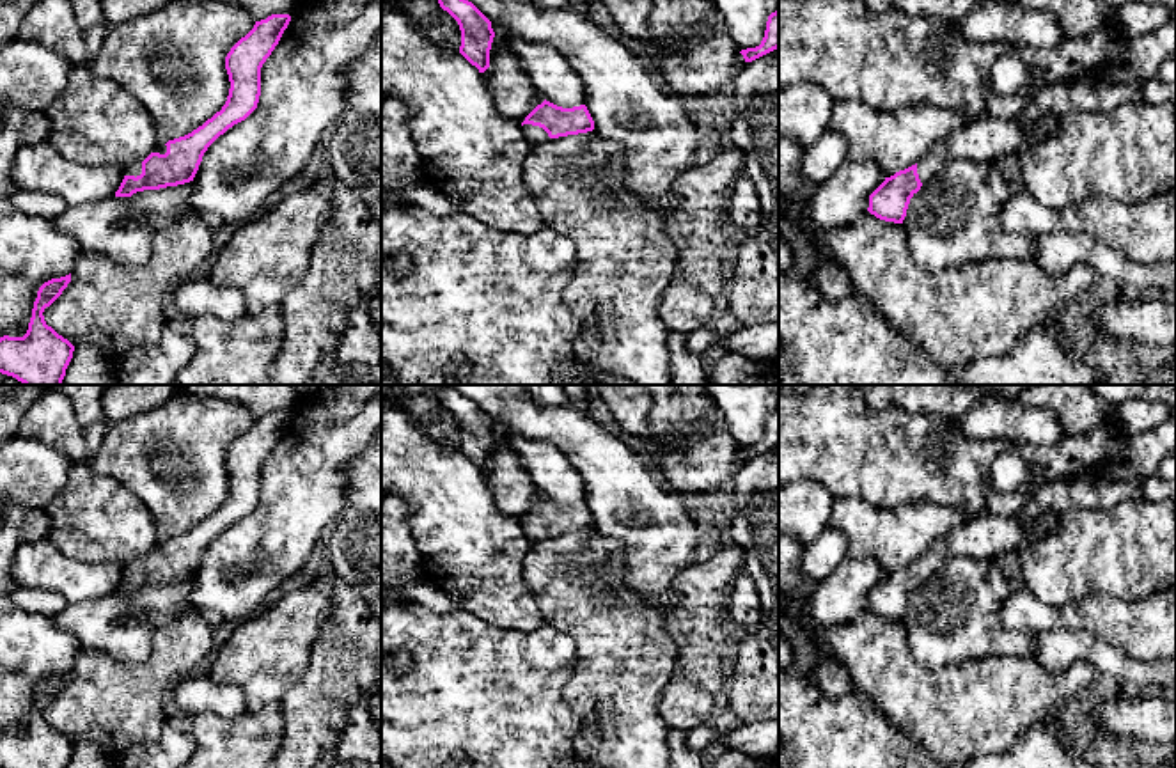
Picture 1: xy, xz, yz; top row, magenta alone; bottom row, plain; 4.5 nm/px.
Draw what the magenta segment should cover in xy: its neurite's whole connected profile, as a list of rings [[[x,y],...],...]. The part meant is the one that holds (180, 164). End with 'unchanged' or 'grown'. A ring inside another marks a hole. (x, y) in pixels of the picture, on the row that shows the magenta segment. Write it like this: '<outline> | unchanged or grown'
[[[271,14],[255,21],[254,28],[225,57],[231,89],[222,110],[192,133],[169,140],[165,154],[151,153],[144,161],[129,163],[115,197],[131,197],[137,192],[193,181],[208,147],[257,108],[261,67],[278,44],[289,21],[289,14]]] | grown

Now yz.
[[[984,117],[938,140],[912,167],[896,172],[869,195],[867,211],[880,220],[903,223],[910,199],[951,160],[990,163],[1004,154],[1020,154],[1027,147],[1016,117]]] | grown

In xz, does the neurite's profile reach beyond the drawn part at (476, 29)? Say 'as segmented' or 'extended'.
as segmented

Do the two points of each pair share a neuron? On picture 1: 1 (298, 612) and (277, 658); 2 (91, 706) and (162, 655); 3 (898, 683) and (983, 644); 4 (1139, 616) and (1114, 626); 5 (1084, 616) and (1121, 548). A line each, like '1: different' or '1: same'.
1: same
2: same
3: different
4: same
5: different

